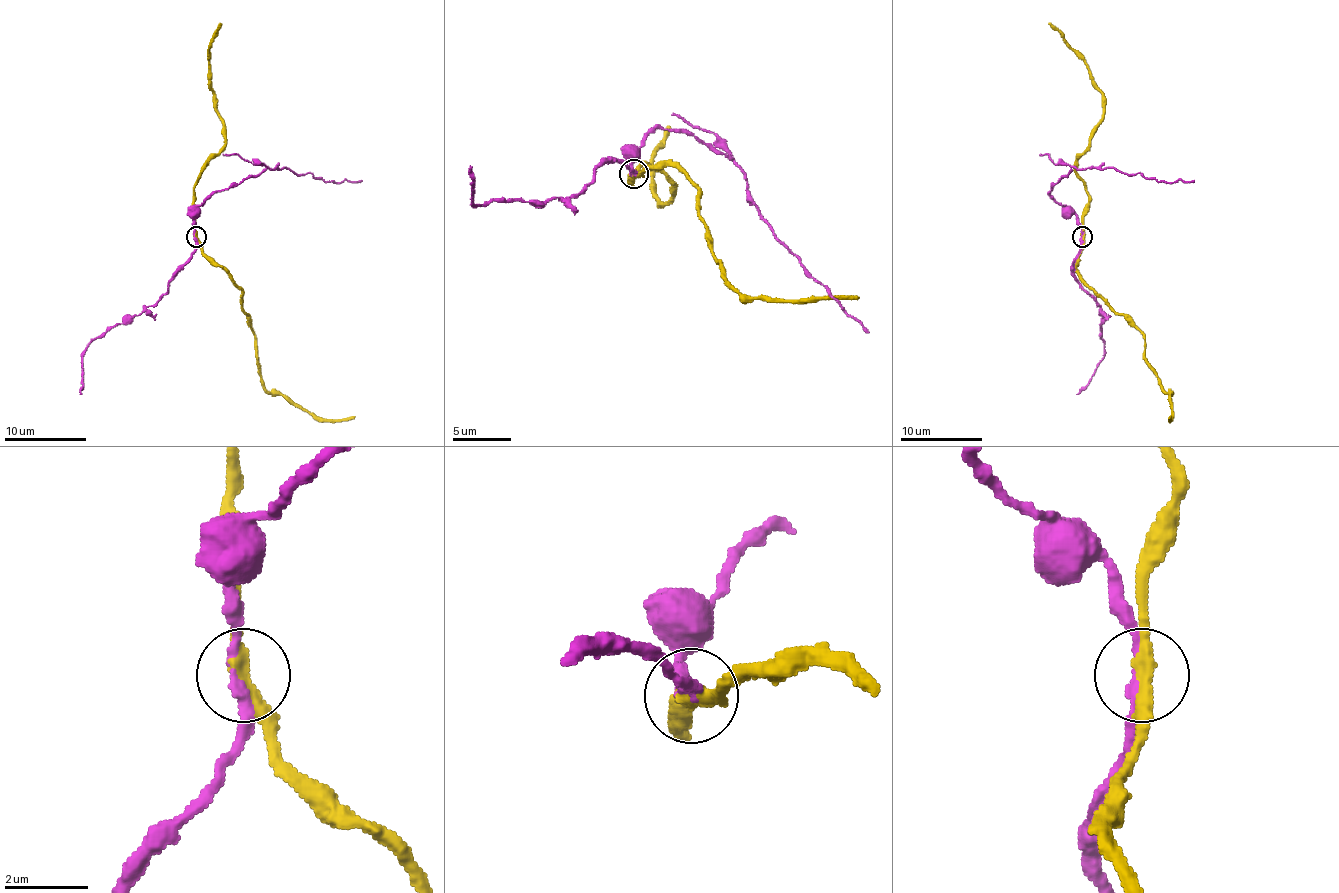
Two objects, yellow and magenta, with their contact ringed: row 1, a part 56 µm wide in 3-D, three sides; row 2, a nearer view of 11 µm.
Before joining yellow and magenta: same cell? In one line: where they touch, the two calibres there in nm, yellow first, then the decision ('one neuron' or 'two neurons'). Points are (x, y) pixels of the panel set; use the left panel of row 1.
(196, 236) | 320/220 nm | two neurons

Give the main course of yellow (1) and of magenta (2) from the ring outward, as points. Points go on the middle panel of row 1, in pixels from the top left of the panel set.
1: (634, 175), (675, 166), (698, 189), (698, 218), (727, 282), (739, 294), (765, 299), (814, 296), (858, 299)
2: (634, 172), (632, 163), (643, 140), (658, 128), (687, 131), (745, 175), (747, 198), (774, 236), (869, 331)

